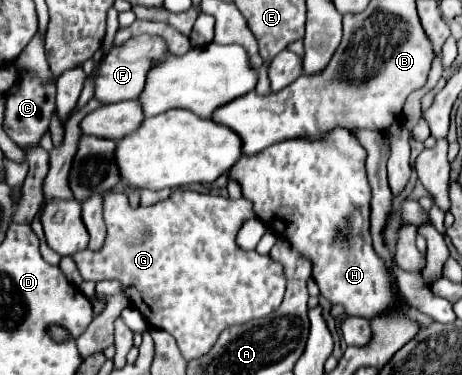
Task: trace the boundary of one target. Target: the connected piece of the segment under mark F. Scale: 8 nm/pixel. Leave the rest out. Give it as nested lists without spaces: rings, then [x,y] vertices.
[[[147,34],[135,36],[121,46],[113,46],[107,52],[107,56],[99,62],[95,74],[91,76],[91,80],[95,82],[95,98],[101,104],[111,104],[111,102],[127,100],[123,96],[139,96],[139,90],[143,90],[143,82],[145,82],[151,62],[157,58],[163,58],[163,54],[167,54],[163,40],[155,36],[147,36]]]

